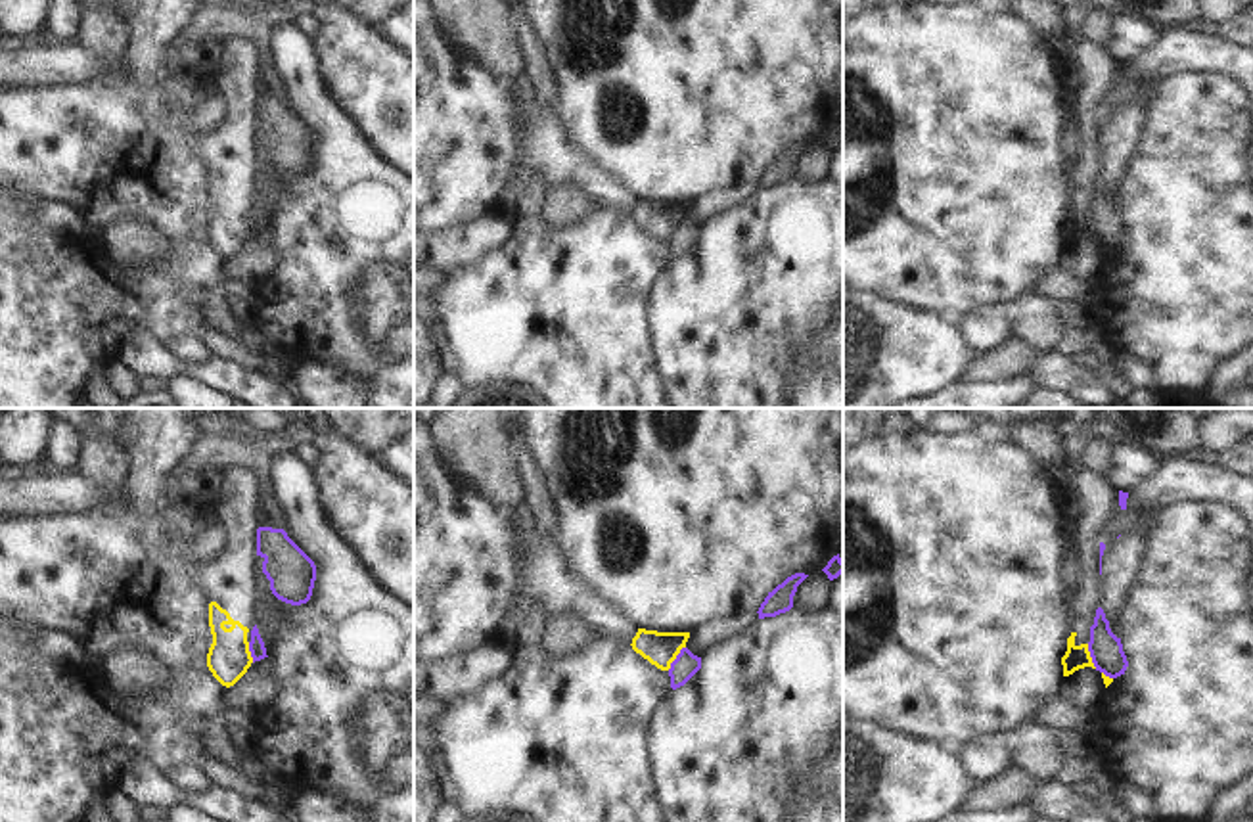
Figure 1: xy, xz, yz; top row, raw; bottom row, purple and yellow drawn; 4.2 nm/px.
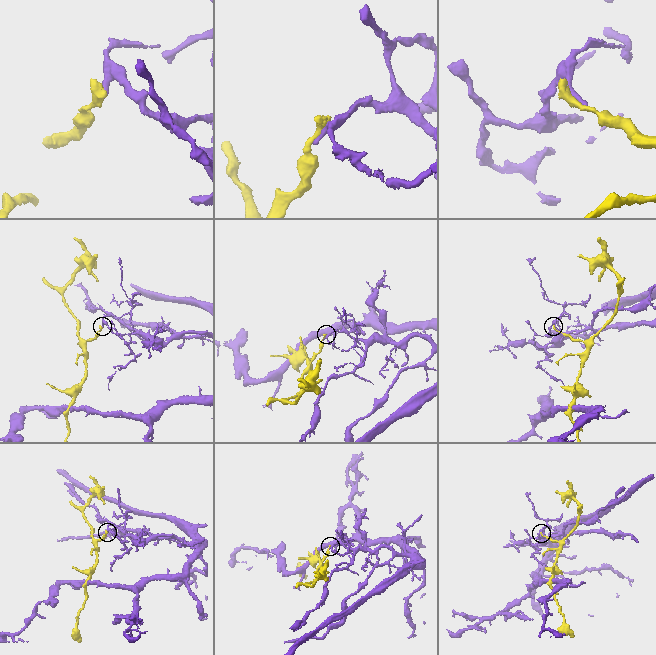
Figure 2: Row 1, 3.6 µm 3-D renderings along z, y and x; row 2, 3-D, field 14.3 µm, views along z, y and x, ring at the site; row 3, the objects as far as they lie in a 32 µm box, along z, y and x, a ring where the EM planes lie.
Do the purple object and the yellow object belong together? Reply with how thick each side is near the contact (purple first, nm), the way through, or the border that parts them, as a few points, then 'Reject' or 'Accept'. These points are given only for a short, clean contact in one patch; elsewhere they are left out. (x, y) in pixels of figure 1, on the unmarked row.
Thickness 100 nm (purple) against 140 nm. Reject.

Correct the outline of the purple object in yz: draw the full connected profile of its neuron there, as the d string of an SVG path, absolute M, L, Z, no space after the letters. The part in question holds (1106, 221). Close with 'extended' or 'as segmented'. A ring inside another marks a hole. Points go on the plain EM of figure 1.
M1102 178L1096 180L1094 195L1090 197L1088 222L1096 241L1109 249L1125 245L1128 232L1121 209L1111 203Z; as segmented

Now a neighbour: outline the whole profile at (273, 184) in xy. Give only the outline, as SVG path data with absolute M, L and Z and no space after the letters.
M259 126L253 144L257 157L257 199L264 213L266 226L274 226L276 213L280 209L282 199L289 194L289 184L295 176L278 171L270 161L270 151L262 144L264 128Z

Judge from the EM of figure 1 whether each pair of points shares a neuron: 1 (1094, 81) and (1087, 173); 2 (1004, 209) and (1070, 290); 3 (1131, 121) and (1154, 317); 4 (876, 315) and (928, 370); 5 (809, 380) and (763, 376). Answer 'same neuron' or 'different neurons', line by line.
1: same neuron
2: different neurons
3: different neurons
4: same neuron
5: different neurons

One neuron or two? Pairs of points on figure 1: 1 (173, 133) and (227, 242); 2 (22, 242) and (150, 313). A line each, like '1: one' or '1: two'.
1: two
2: one

